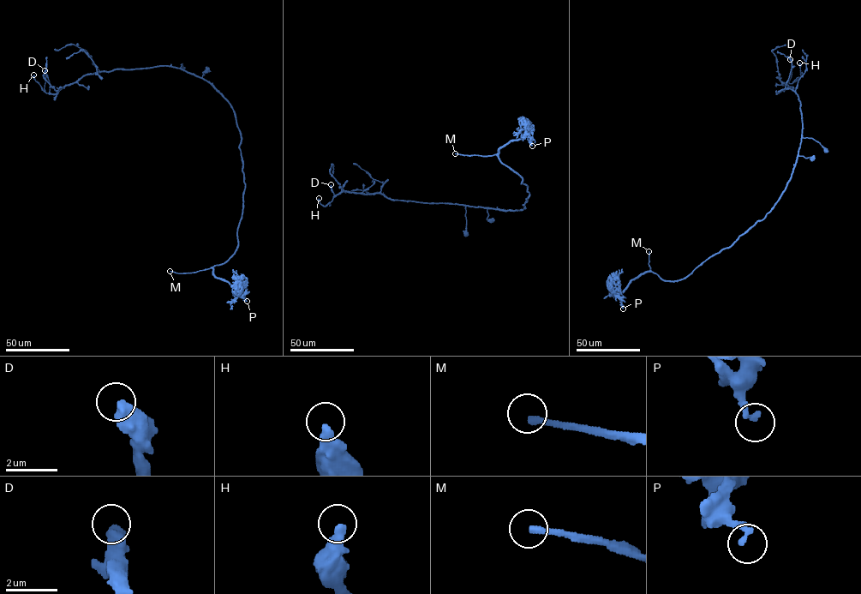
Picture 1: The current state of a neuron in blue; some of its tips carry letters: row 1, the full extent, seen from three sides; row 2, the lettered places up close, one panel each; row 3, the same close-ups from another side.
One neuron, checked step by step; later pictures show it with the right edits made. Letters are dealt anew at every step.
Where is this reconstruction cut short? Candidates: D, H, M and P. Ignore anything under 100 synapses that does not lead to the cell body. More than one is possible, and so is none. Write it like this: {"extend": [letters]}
{"extend": ["M"]}

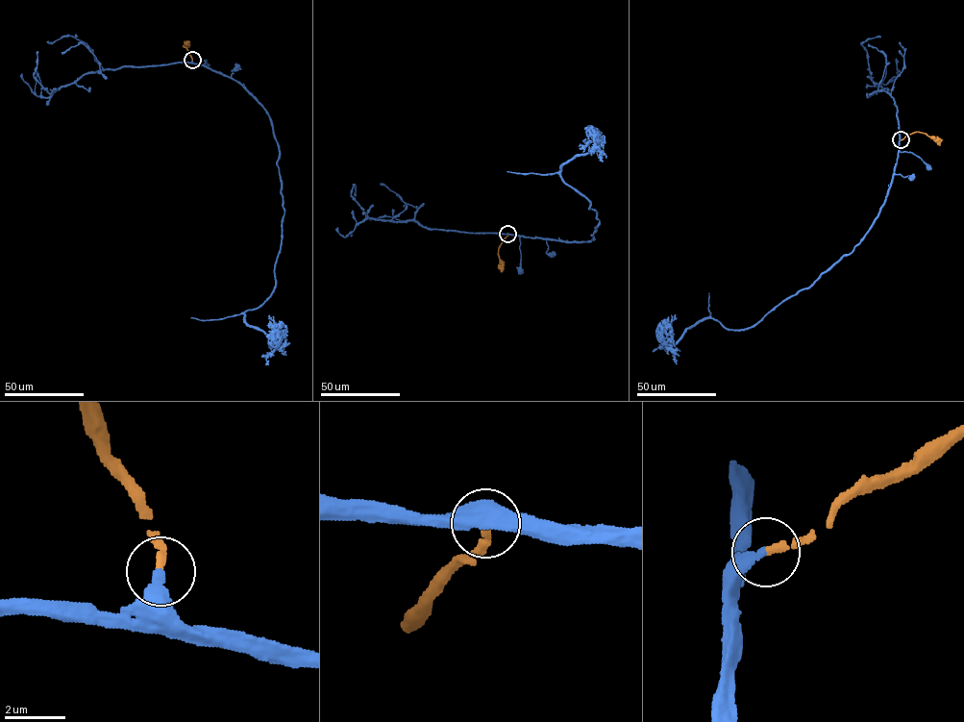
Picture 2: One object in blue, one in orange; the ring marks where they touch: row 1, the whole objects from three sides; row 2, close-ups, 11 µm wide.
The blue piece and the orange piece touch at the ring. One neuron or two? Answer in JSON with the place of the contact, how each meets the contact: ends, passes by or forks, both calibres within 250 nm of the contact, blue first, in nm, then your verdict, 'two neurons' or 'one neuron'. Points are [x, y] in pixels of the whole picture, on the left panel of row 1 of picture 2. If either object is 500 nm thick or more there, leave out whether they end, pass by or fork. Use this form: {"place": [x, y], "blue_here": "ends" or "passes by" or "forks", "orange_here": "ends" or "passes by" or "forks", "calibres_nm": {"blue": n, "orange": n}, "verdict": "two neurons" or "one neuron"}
{"place": [192, 60], "blue_here": "ends", "orange_here": "ends", "calibres_nm": {"blue": 340, "orange": 240}, "verdict": "one neuron"}

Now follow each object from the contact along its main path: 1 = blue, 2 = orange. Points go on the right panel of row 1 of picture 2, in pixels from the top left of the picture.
1: (901, 139), (890, 187), (871, 228), (809, 286), (746, 329), (705, 318), (663, 344), (659, 322)
2: (901, 139), (917, 132), (933, 136), (940, 144)

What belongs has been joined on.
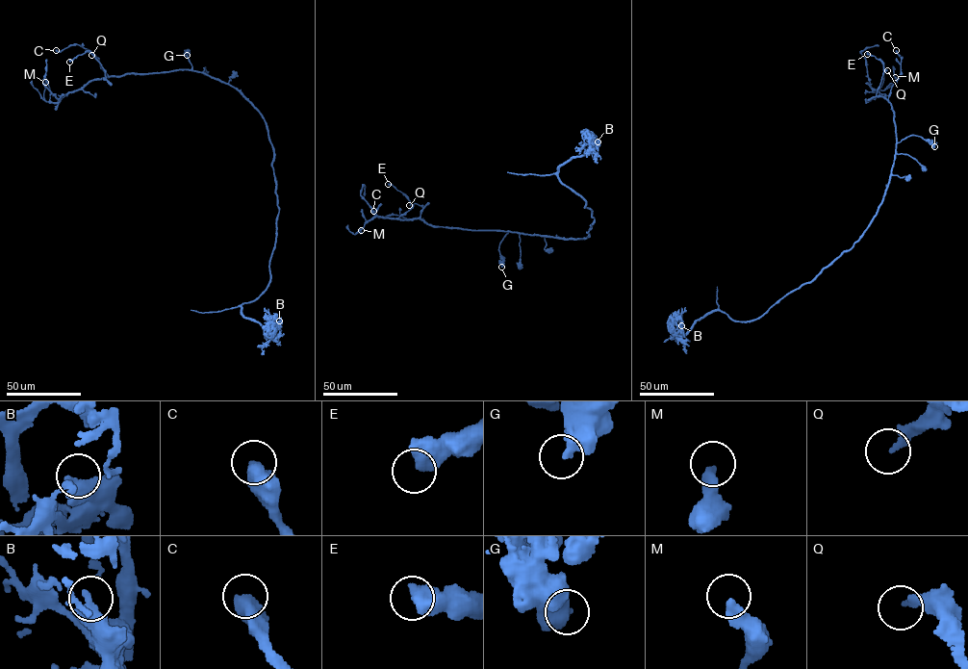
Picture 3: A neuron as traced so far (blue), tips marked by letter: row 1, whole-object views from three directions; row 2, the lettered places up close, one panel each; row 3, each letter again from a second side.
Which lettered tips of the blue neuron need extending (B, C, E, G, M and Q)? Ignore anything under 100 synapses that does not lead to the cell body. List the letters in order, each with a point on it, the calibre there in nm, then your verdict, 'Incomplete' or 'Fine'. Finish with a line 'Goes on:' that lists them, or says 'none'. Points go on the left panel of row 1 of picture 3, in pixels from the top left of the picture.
B: Place: (279, 321). Thickness 550 nm. Fine
C: Place: (56, 50). Thickness 600 nm. Fine
E: Place: (69, 62). Thickness 600 nm. Fine
G: Place: (187, 55). Thickness 440 nm. Fine
M: Place: (45, 82). Thickness 360 nm. Fine
Q: Place: (91, 55). Thickness 280 nm. Fine
Goes on: none

